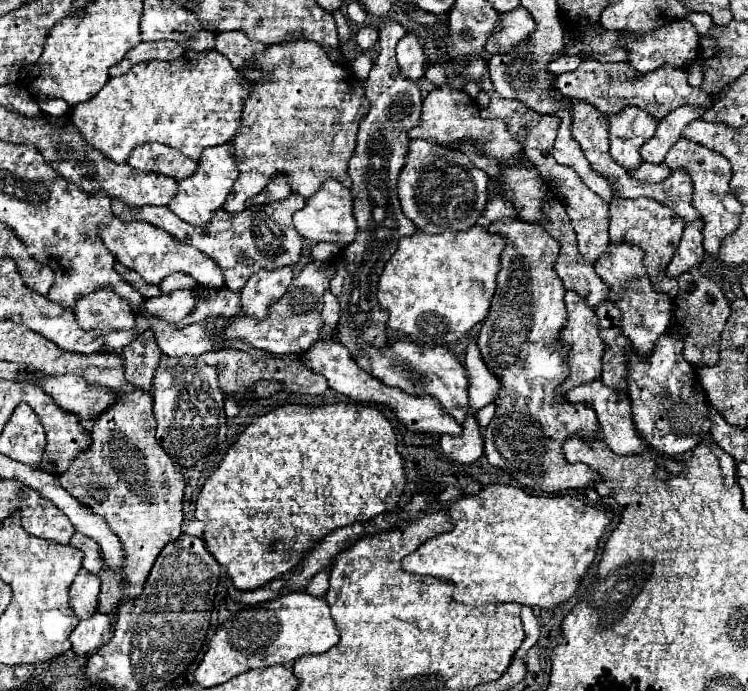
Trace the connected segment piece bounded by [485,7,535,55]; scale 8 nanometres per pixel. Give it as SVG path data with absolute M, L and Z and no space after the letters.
M519 7L517 11L501 13L501 31L497 31L493 39L489 39L485 51L489 51L491 55L495 53L505 55L513 51L519 43L529 39L533 31L535 31L535 21L525 7Z

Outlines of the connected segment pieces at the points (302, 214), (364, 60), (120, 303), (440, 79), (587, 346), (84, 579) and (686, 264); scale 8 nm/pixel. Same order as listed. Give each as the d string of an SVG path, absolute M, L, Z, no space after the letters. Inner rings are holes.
M333 179L325 181L325 185L315 195L309 197L307 205L293 215L293 223L297 231L309 241L329 241L329 243L337 243L339 247L347 247L349 243L353 243L357 235L351 189L343 187L339 181L333 181Z
M361 55L361 57L357 57L353 63L351 63L351 71L355 73L355 77L357 77L357 81L365 81L367 79L367 75L369 75L369 71L371 71L371 65L373 65L373 61L367 57L367 55Z
M109 287L77 299L73 311L85 329L93 327L93 323L107 323L115 328L129 328L135 323L135 315L128 303Z
M433 65L433 67L429 67L429 69L425 71L425 79L427 79L429 83L441 87L441 85L445 85L447 75L445 75L445 69L443 69L441 65Z
M567 291L565 295L565 305L567 305L567 325L561 331L561 343L569 343L571 345L571 353L569 353L569 367L571 367L571 377L563 383L561 393L569 391L575 385L593 381L601 377L601 359L603 359L603 351L605 345L599 337L599 317L595 315L595 309L587 307L587 303L575 293L575 291Z
M81 571L75 577L69 597L71 597L71 607L79 615L79 619L89 619L97 611L99 587L101 587L101 581L93 573Z
M701 219L685 225L683 239L681 239L681 243L677 247L677 253L675 253L675 257L671 259L671 263L667 267L667 275L669 277L677 279L681 273L689 271L691 267L701 265L703 255L705 255L701 231L703 231L703 221Z

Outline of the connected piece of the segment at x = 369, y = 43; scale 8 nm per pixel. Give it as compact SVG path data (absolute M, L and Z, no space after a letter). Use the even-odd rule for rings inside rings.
M367 25L367 27L361 27L361 29L355 33L355 39L357 39L357 45L359 45L361 49L371 49L371 47L377 43L377 39L379 39L379 31L377 31L377 27Z

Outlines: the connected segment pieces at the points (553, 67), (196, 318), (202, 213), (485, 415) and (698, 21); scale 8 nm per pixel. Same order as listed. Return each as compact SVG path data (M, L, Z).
M559 57L548 65L548 71L557 77L560 74L574 71L579 63L581 63L579 57Z
M197 285L193 289L193 295L195 295L195 307L183 321L177 323L177 327L187 327L205 321L209 317L235 317L241 309L241 295L225 287L217 289Z
M231 143L205 149L199 159L199 167L197 167L195 175L179 181L179 191L167 205L179 219L183 219L189 225L197 225L197 227L207 225L211 221L213 213L223 207L223 203L237 179L237 163L235 163L231 151L233 151Z
M493 403L481 408L476 414L478 424L481 427L487 427L494 414L495 407L493 407Z
M687 13L685 17L689 23L693 23L699 31L699 35L703 35L713 23L711 23L711 15L709 13Z

